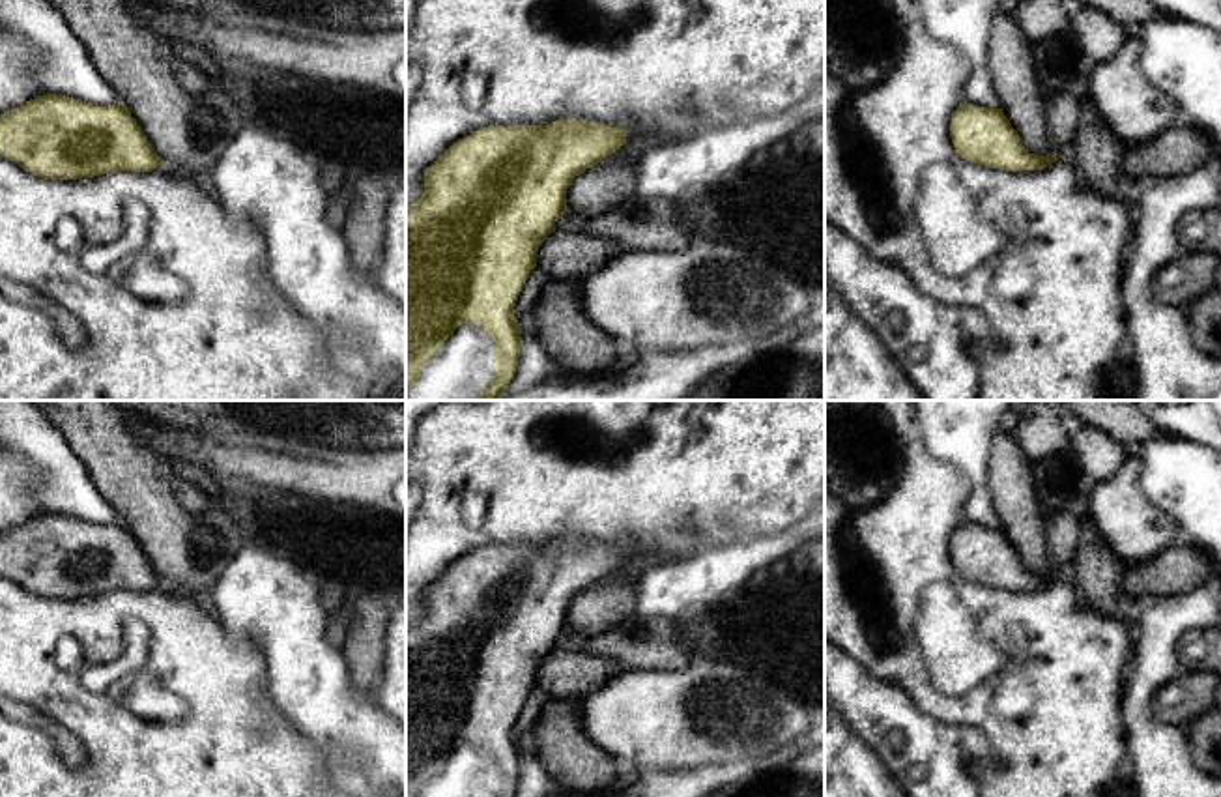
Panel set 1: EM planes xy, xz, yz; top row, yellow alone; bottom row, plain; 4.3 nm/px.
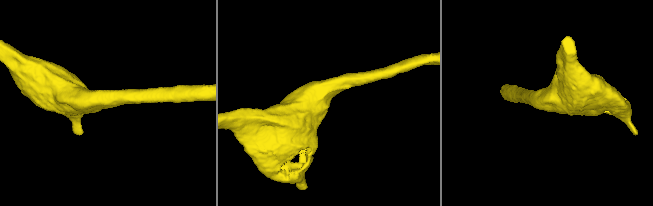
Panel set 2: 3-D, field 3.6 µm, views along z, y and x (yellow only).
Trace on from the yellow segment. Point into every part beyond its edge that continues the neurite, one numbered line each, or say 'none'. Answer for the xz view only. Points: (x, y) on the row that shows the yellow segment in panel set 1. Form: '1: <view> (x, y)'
1: xz (462, 367)

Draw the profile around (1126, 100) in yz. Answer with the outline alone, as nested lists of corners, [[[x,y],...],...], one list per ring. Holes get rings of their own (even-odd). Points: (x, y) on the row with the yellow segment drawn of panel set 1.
[[[1137,32],[1109,60],[1085,71],[1096,110],[1124,146],[1144,144],[1174,125],[1172,99],[1142,73]]]

